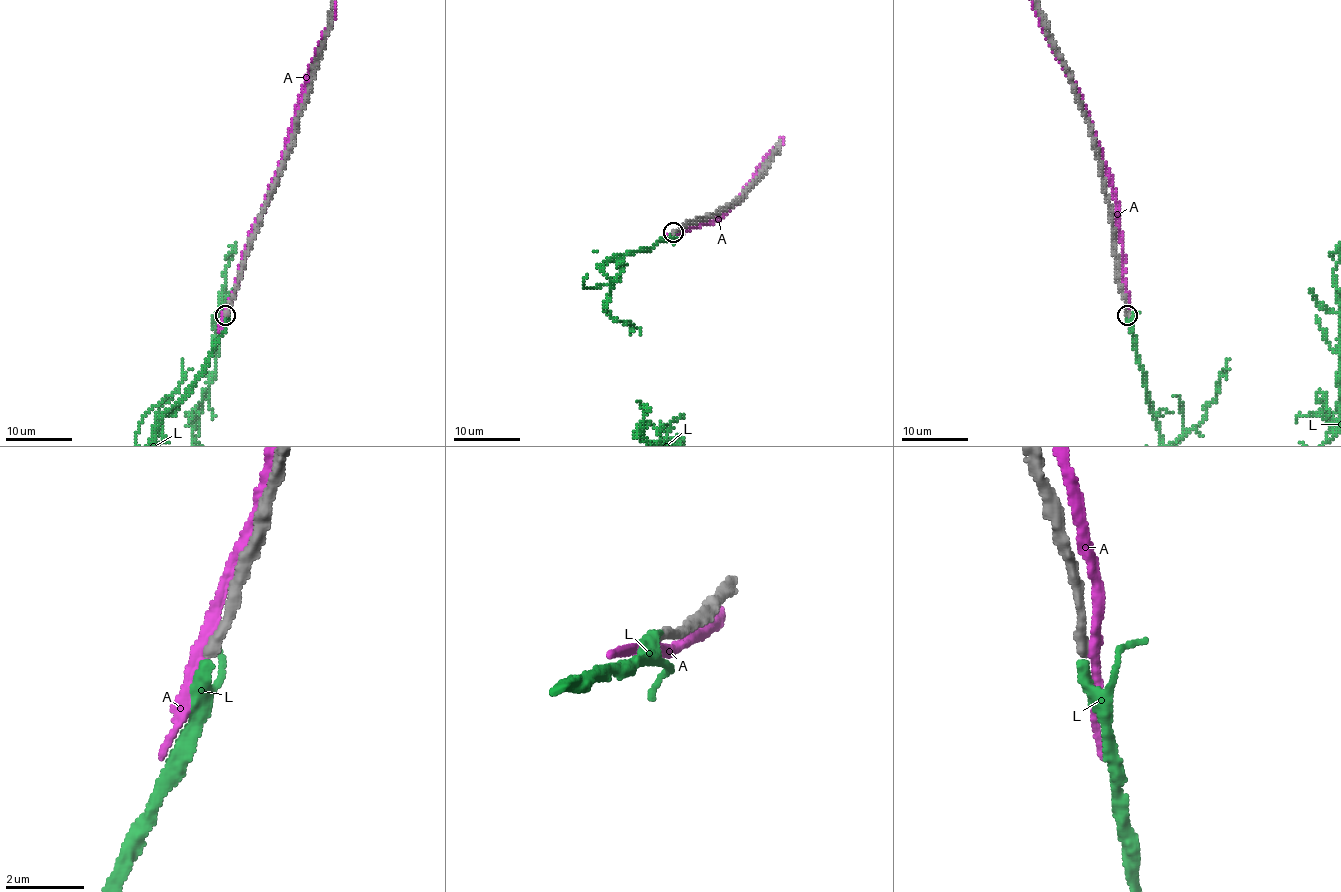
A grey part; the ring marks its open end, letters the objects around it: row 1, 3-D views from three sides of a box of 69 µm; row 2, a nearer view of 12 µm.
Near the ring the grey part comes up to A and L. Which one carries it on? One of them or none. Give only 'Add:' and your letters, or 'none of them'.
Add: L

